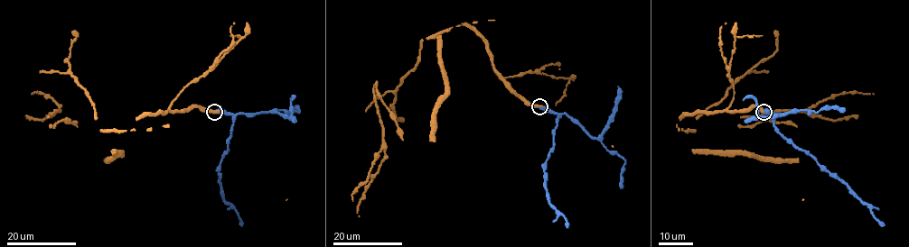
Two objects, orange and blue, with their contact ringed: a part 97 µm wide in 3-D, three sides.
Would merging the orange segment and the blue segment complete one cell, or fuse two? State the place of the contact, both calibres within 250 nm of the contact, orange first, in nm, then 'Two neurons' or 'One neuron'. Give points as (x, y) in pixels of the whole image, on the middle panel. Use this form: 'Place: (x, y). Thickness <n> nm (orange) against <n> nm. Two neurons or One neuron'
Place: (539, 106). Thickness 600 nm (orange) against 400 nm. One neuron

